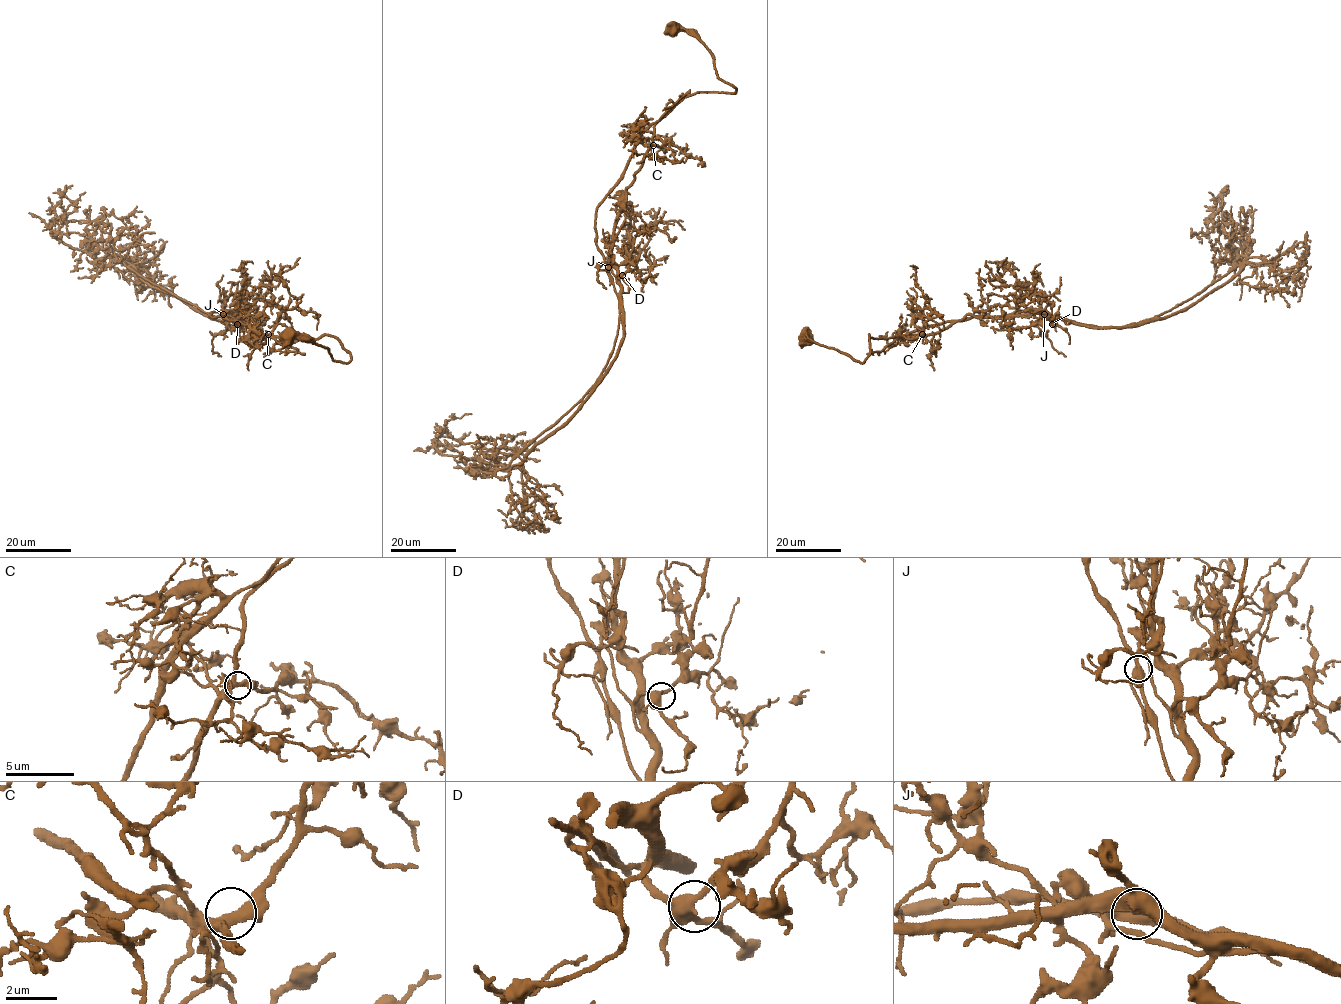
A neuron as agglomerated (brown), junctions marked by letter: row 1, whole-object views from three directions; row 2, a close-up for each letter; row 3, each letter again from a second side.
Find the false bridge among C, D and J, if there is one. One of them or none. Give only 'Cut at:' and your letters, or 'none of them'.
Cut at: J

